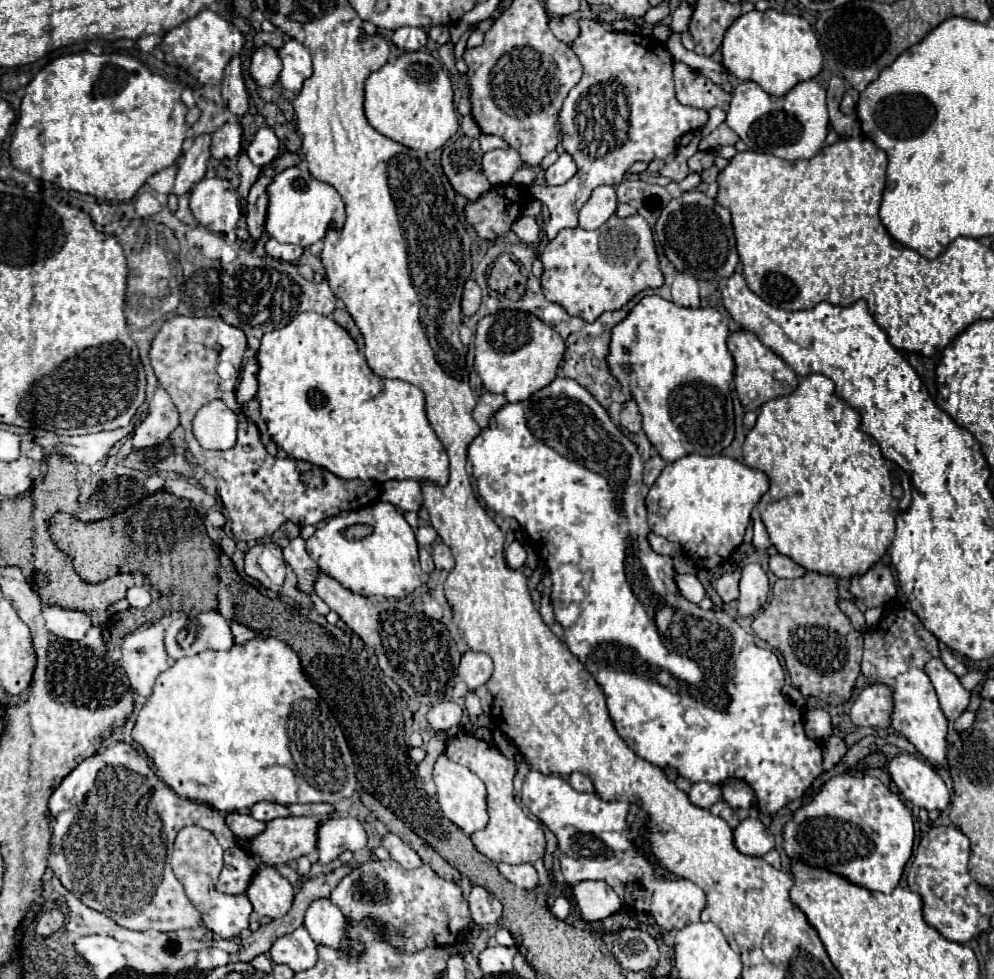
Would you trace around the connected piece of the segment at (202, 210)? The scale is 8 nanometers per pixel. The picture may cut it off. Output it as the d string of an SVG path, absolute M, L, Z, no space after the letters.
M204 177L192 187L190 211L200 225L216 233L234 231L242 215L236 189L218 177Z

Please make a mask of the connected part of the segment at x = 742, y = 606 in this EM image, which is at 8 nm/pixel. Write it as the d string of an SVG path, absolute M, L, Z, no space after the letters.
M746 563L742 567L740 579L740 597L738 597L738 615L752 617L756 615L768 597L768 577L758 563Z

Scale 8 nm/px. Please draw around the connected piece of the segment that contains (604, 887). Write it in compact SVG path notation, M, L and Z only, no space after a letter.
M580 881L572 889L584 921L602 921L622 909L620 897L604 881Z

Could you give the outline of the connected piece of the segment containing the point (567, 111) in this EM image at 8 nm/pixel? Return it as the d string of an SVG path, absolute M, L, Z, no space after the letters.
M580 19L578 25L580 25L580 35L574 39L572 49L584 67L584 75L578 81L578 85L570 89L560 109L562 145L564 145L564 151L570 153L572 159L576 161L578 171L568 183L560 187L548 187L548 185L528 187L528 195L542 201L550 209L550 221L546 225L548 239L554 239L554 235L560 229L578 225L578 211L586 203L594 187L618 185L626 169L636 161L644 161L644 163L650 163L654 159L662 159L666 163L672 161L678 149L676 139L688 131L698 131L708 121L708 111L678 103L674 95L674 81L672 81L674 61L662 41L642 33L606 31L600 23L592 19Z

